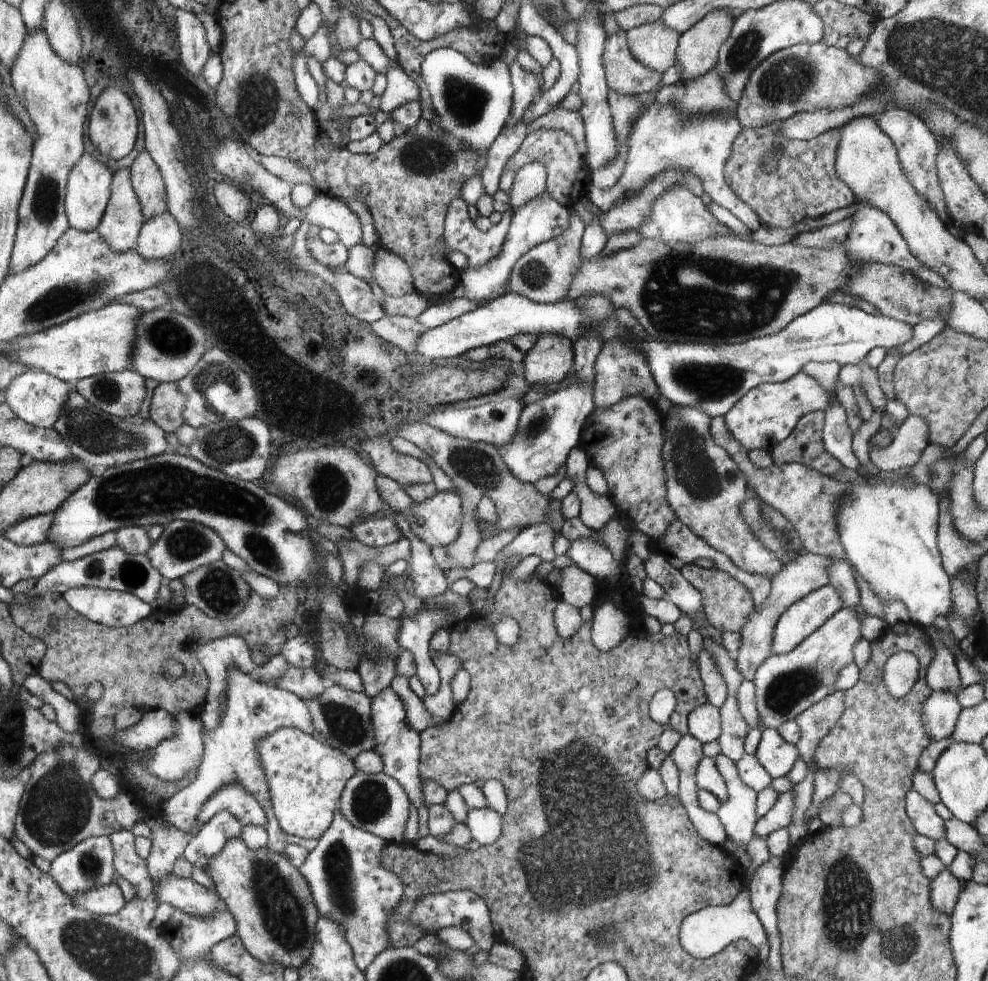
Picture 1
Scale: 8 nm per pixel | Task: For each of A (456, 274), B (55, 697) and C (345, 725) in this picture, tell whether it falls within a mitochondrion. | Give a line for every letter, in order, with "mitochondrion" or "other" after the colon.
A: other
B: other
C: mitochondrion

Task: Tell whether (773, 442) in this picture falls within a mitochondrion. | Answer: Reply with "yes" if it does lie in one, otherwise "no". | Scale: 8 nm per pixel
no

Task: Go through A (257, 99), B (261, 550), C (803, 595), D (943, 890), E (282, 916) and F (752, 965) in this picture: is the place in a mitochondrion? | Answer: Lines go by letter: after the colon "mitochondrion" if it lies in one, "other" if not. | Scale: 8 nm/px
A: mitochondrion
B: mitochondrion
C: other
D: other
E: mitochondrion
F: other

